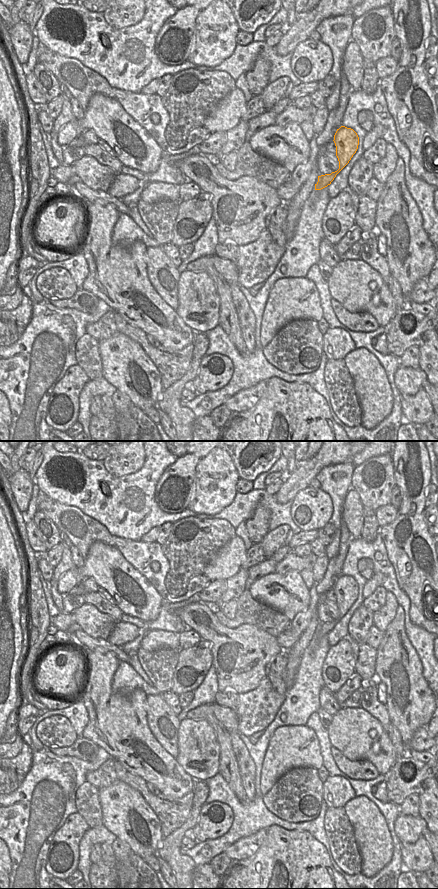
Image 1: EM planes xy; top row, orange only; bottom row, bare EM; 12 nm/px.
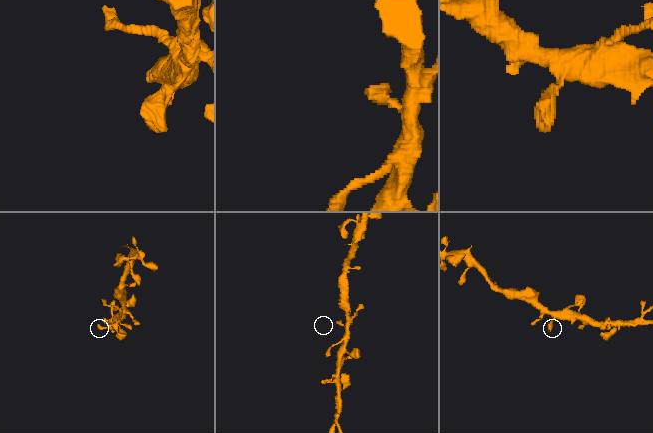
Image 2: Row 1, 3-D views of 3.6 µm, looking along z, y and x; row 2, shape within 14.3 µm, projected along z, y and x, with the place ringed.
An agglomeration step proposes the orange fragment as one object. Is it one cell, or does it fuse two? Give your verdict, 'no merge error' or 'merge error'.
no merge error

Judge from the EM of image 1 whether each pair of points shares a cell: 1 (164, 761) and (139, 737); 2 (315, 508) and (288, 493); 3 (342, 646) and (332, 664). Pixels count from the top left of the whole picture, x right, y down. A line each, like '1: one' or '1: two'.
1: one
2: two
3: one

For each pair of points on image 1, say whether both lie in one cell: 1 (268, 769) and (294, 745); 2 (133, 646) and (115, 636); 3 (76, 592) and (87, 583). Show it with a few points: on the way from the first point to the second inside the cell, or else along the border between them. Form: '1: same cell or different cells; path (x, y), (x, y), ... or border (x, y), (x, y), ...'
1: same cell; path (274, 764), (288, 750)
2: different cells; border (141, 630), (132, 640), (119, 646)
3: same cell; path (79, 591), (84, 586)

